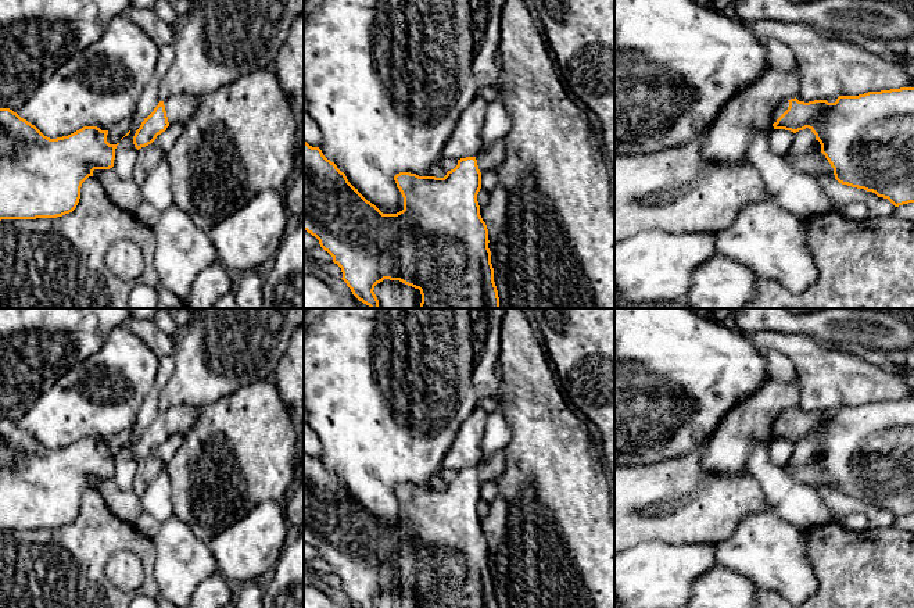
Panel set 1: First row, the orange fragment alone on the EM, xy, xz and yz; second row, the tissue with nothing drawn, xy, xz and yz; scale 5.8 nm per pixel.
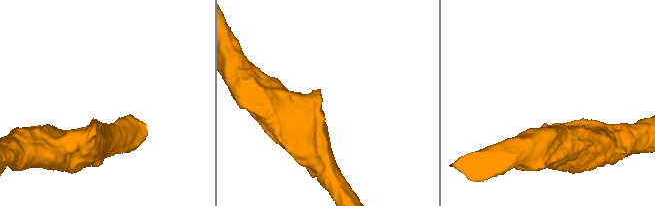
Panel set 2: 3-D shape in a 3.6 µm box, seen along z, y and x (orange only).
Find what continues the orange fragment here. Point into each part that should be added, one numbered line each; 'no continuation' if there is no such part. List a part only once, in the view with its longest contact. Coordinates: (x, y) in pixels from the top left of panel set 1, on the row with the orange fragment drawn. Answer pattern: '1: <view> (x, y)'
1: yz (782, 107)

